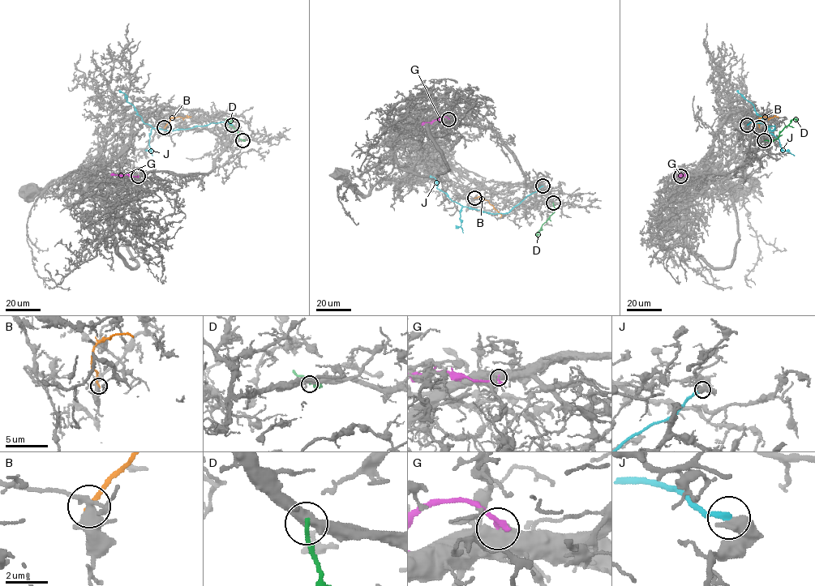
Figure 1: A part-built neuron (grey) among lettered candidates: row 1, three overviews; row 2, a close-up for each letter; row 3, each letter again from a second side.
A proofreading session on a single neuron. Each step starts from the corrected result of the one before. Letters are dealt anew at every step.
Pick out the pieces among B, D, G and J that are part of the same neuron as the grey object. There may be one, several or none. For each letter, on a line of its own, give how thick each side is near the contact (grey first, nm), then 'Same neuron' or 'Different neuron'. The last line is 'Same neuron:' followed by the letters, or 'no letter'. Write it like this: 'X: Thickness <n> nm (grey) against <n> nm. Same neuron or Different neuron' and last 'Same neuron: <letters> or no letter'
B: Thickness 360 nm (grey) against 200 nm. Different neuron
D: Thickness 400 nm (grey) against 190 nm. Different neuron
G: Thickness 800 nm (grey) against 240 nm. Different neuron
J: Thickness 600 nm (grey) against 280 nm. Different neuron
Same neuron: no letter

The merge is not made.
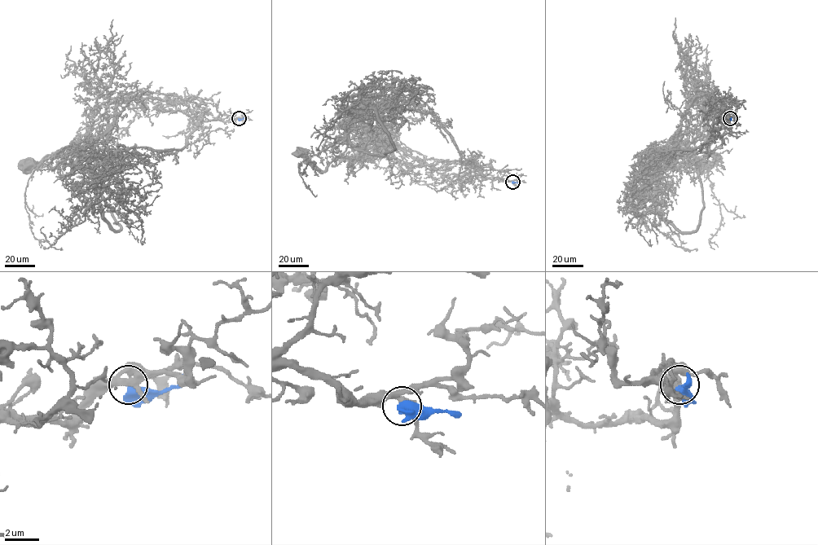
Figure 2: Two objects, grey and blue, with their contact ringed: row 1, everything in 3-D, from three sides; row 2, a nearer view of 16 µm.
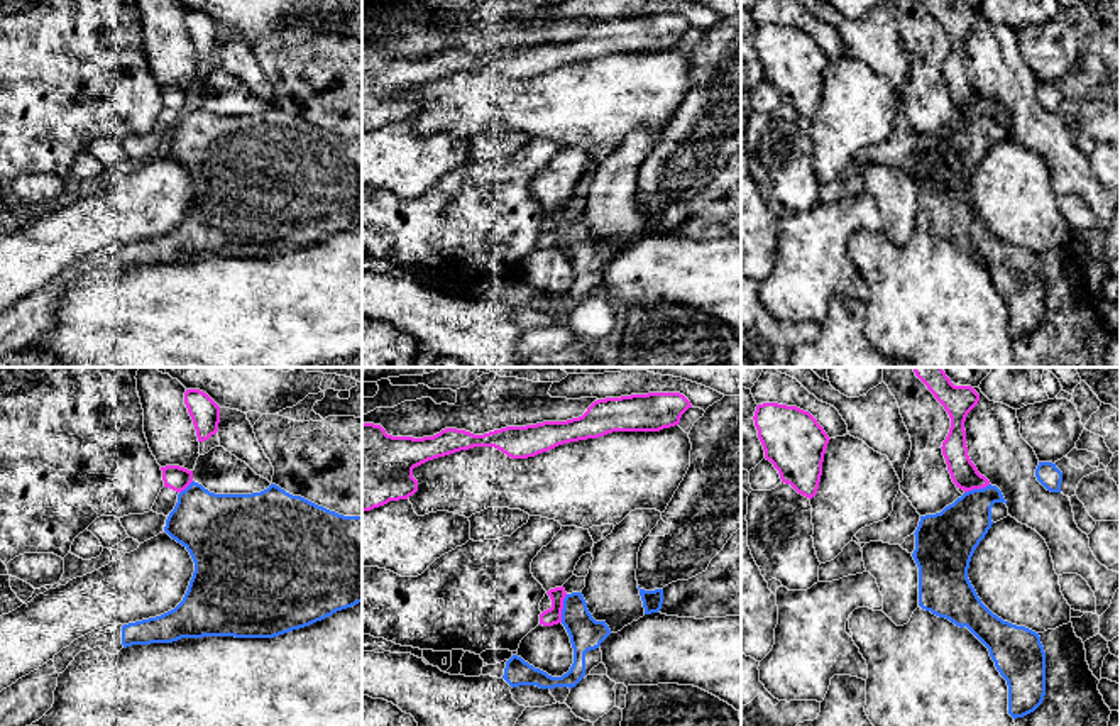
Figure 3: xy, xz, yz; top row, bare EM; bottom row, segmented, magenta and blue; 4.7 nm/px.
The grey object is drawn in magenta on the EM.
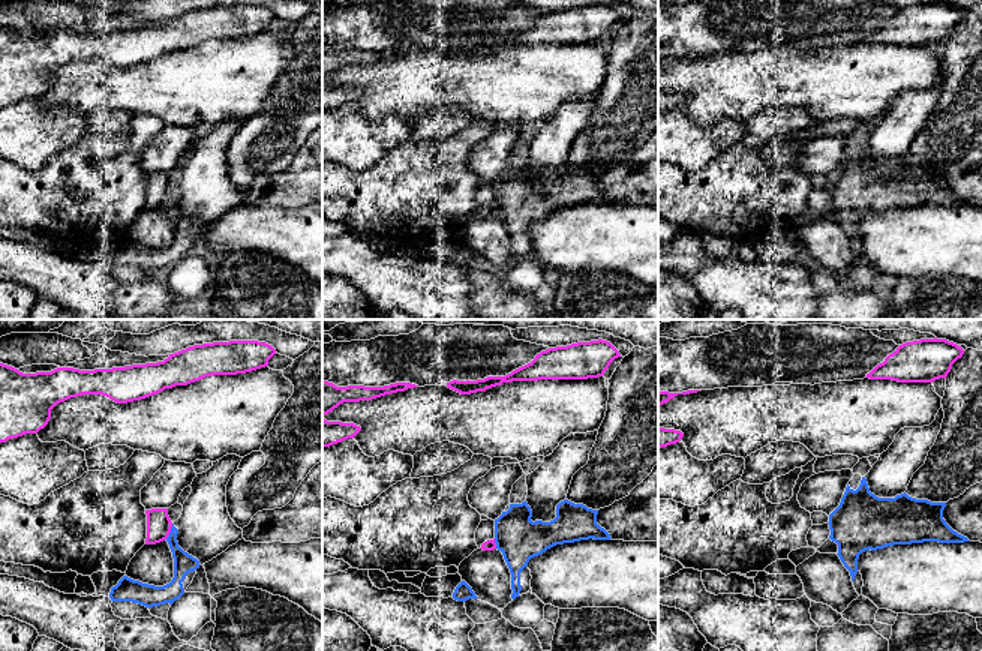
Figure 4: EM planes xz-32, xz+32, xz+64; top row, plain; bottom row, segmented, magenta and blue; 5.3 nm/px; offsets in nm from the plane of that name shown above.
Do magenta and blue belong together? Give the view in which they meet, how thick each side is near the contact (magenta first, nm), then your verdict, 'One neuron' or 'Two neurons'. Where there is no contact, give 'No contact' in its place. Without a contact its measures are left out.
Touches magenta in xz. Thickness 80 nm (magenta) against 160 nm. Two neurons

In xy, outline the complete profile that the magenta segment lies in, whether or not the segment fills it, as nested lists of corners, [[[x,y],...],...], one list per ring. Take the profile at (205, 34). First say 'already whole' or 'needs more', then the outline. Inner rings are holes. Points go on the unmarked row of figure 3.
already whole; [[[186,10],[184,25],[193,41],[198,63],[205,63],[218,52],[220,27],[206,14]]]

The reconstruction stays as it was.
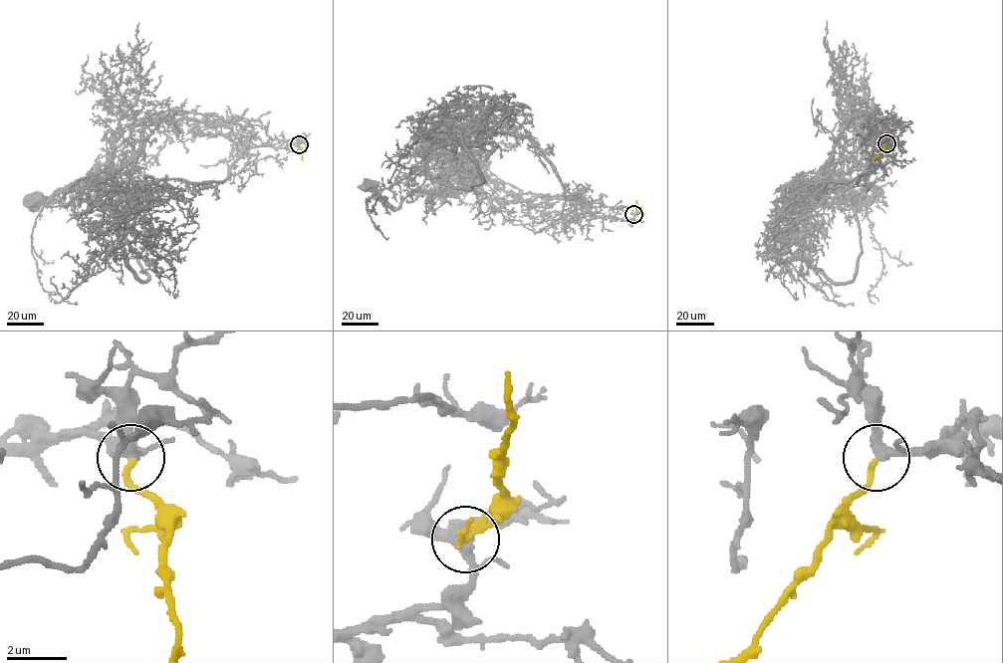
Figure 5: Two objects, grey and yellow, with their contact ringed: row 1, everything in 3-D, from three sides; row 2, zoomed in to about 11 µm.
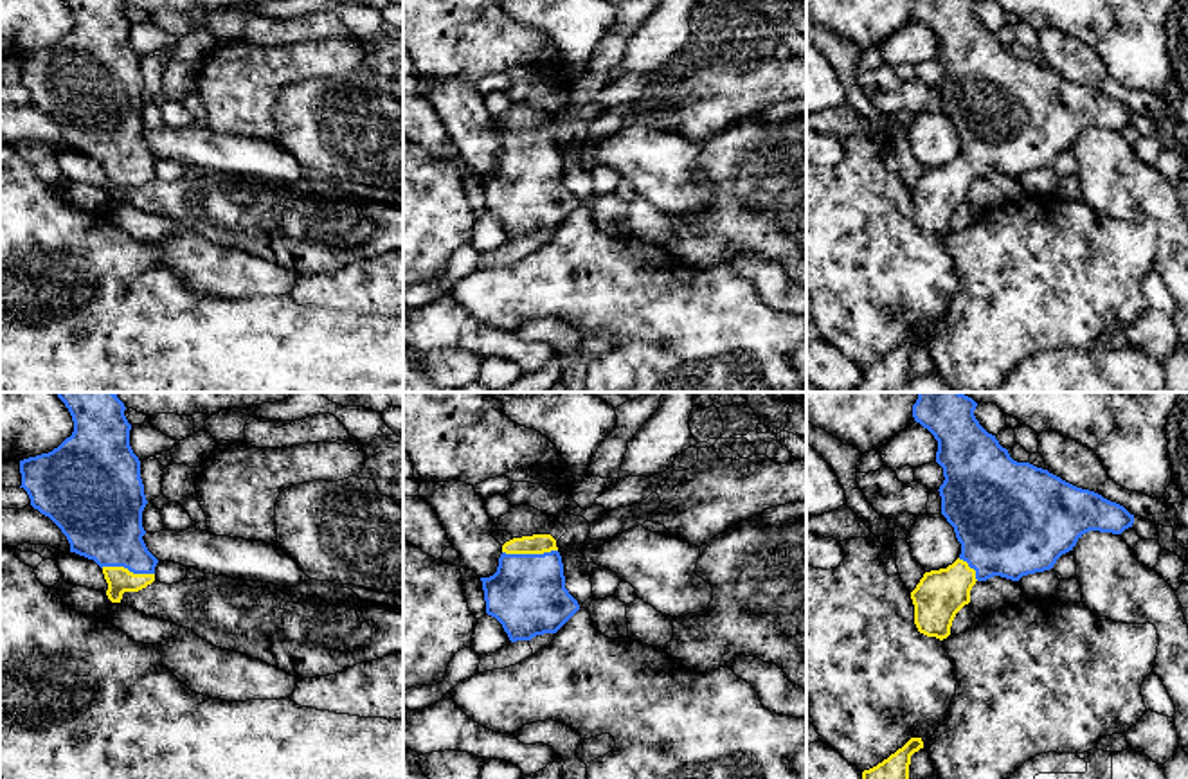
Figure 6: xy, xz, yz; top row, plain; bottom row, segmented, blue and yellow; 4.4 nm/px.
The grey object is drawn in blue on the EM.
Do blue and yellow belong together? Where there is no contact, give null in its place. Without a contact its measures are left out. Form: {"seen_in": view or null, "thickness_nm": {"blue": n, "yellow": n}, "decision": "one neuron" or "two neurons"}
{"seen_in": "xz", "thickness_nm": {"blue": 340, "yellow": 90}, "decision": "one neuron"}

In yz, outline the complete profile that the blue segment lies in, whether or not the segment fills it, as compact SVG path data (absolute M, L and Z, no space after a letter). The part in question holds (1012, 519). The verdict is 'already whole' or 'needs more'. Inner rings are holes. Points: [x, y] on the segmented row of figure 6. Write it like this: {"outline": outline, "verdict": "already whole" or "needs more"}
{"outline": "M918 392L913 417L938 441L936 462L943 468L941 515L961 543L959 558L947 569L925 572L911 592L914 624L940 640L950 635L956 613L970 603L977 581L1022 576L1053 569L1089 531L1121 534L1134 515L1102 495L1076 488L1048 470L1017 462L974 416L977 403L961 392Z", "verdict": "needs more"}

